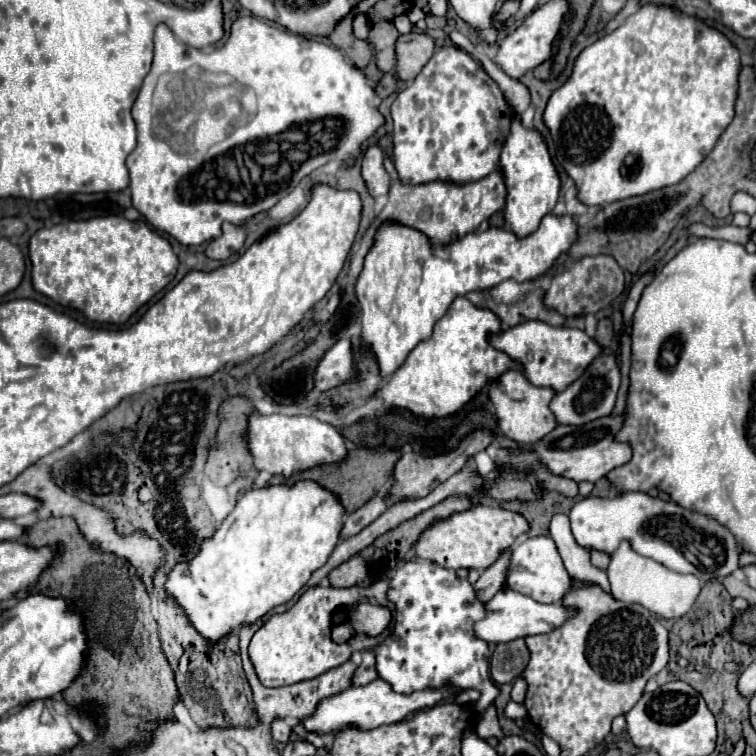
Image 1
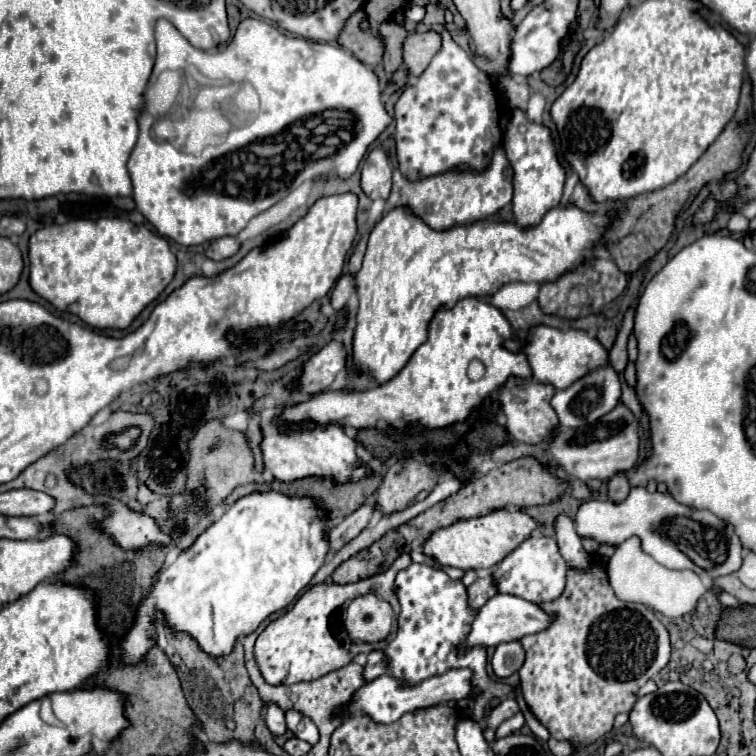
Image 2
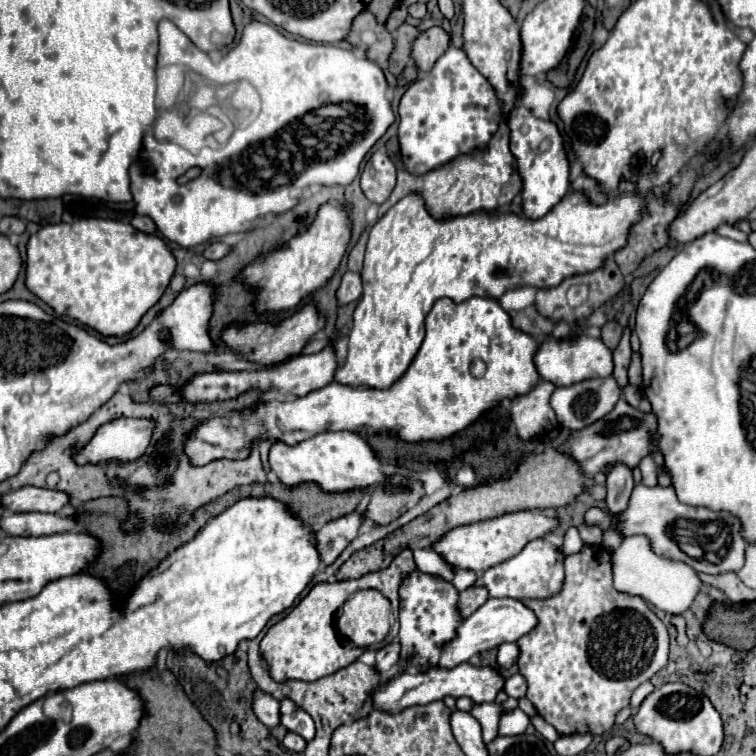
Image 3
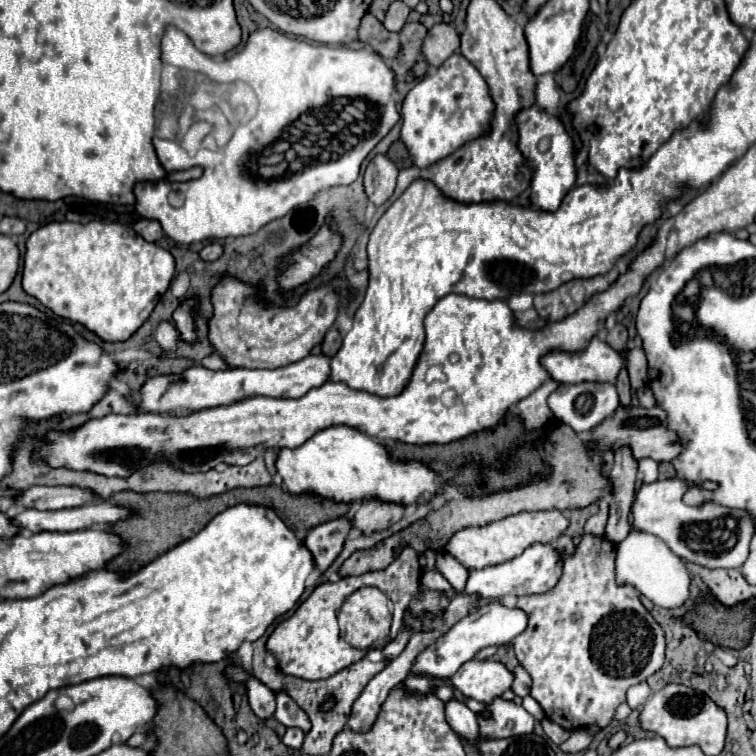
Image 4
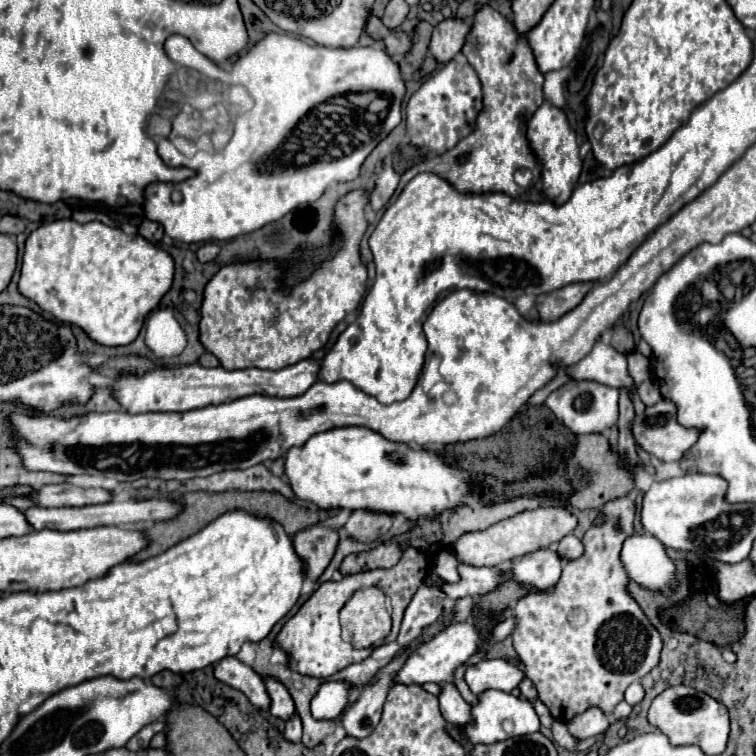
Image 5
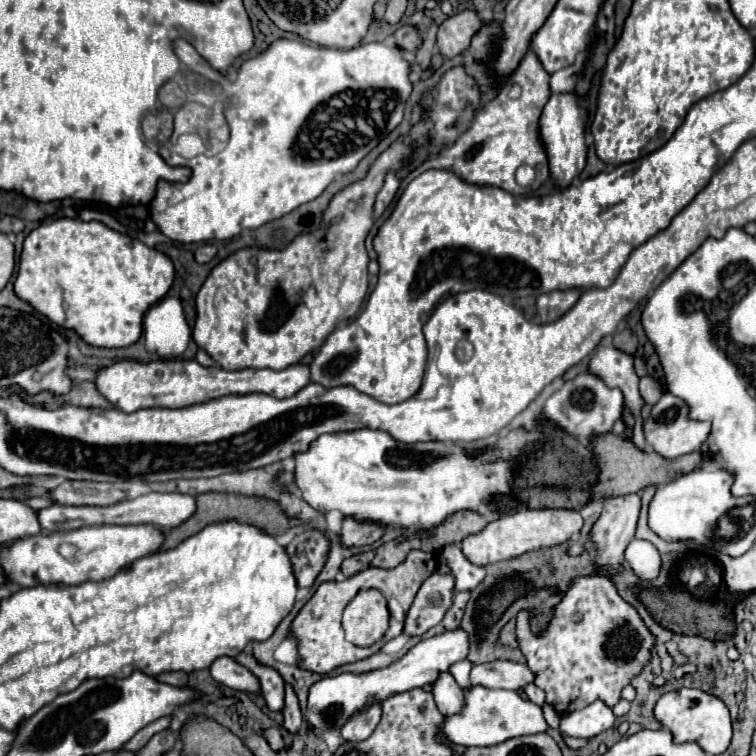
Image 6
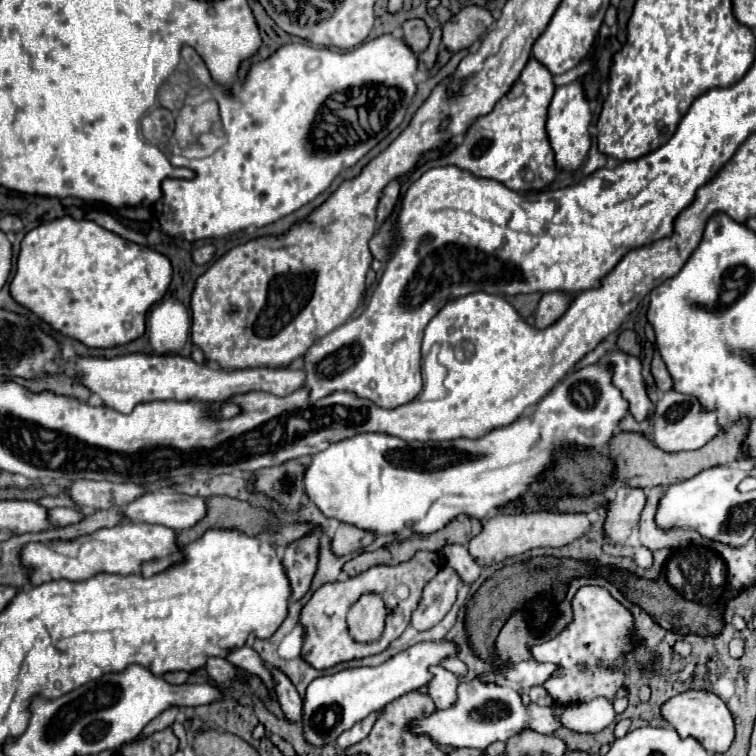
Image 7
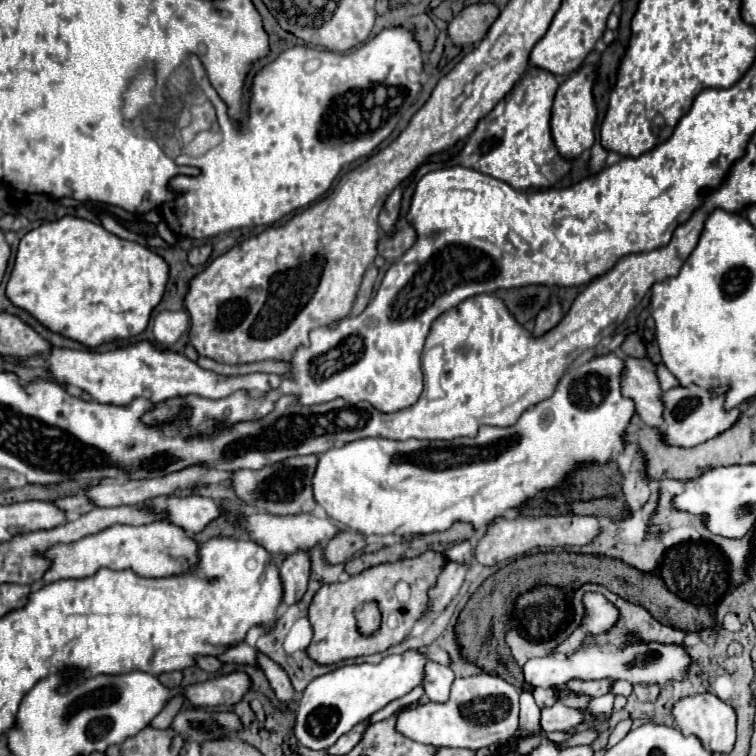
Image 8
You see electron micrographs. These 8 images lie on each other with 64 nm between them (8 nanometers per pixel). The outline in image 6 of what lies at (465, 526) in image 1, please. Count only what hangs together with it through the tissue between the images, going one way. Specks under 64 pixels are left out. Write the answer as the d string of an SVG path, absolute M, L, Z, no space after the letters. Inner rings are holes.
M522 508L516 514L504 514L498 520L492 520L482 532L468 536L462 542L462 552L472 560L472 564L488 566L494 562L502 562L508 558L516 558L524 552L546 548L546 546L558 546L568 542L572 536L576 536L584 526L584 518L580 512L574 510L528 510Z

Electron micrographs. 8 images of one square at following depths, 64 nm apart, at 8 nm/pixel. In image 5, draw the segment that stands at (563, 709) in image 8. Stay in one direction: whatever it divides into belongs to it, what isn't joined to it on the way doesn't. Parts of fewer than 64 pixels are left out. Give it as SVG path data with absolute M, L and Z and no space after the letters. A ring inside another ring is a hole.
M484 690L478 694L478 702L472 706L472 722L456 726L456 732L472 744L494 744L514 736L524 736L540 730L540 718L528 700L520 700L510 692Z

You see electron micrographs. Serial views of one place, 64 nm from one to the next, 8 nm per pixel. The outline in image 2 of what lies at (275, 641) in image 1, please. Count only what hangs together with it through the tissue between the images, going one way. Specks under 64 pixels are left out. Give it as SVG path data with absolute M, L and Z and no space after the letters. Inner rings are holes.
M404 552L404 556L396 558L392 568L376 576L370 576L368 580L358 580L352 584L316 584L308 592L304 592L298 598L298 602L284 616L270 622L256 640L254 654L256 654L256 662L260 666L264 680L268 684L294 684L302 680L316 680L328 672L334 672L350 664L356 654L366 652L366 644L358 644L358 642L336 644L336 638L332 630L328 628L328 620L338 608L346 606L352 598L368 594L368 592L374 592L386 602L390 602L390 606L398 614L400 606L394 594L394 578L396 578L396 572L408 568L408 564L412 564L412 558L410 554Z

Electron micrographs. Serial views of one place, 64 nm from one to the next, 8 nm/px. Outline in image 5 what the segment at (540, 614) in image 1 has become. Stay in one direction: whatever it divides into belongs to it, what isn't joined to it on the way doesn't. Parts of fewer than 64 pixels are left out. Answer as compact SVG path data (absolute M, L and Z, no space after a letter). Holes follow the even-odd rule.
M504 618L502 622L498 622L490 634L490 638L494 640L504 640L506 636L510 636L514 632L514 626L516 626L516 620L514 618ZM458 622L448 626L446 630L438 632L432 640L420 644L416 648L416 652L412 652L408 656L408 660L400 666L400 672L396 672L394 682L392 684L426 684L426 682L446 682L446 680L454 680L454 670L464 664L480 646L480 632L474 624L470 622Z

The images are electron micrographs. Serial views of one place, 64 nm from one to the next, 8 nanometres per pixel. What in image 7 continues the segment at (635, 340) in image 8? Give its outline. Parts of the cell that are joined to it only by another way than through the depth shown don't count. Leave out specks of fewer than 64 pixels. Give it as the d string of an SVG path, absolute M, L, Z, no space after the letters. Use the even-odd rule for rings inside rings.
M624 330L618 336L618 350L630 354L630 356L640 356L642 354L642 346L638 342L638 336L634 330Z

